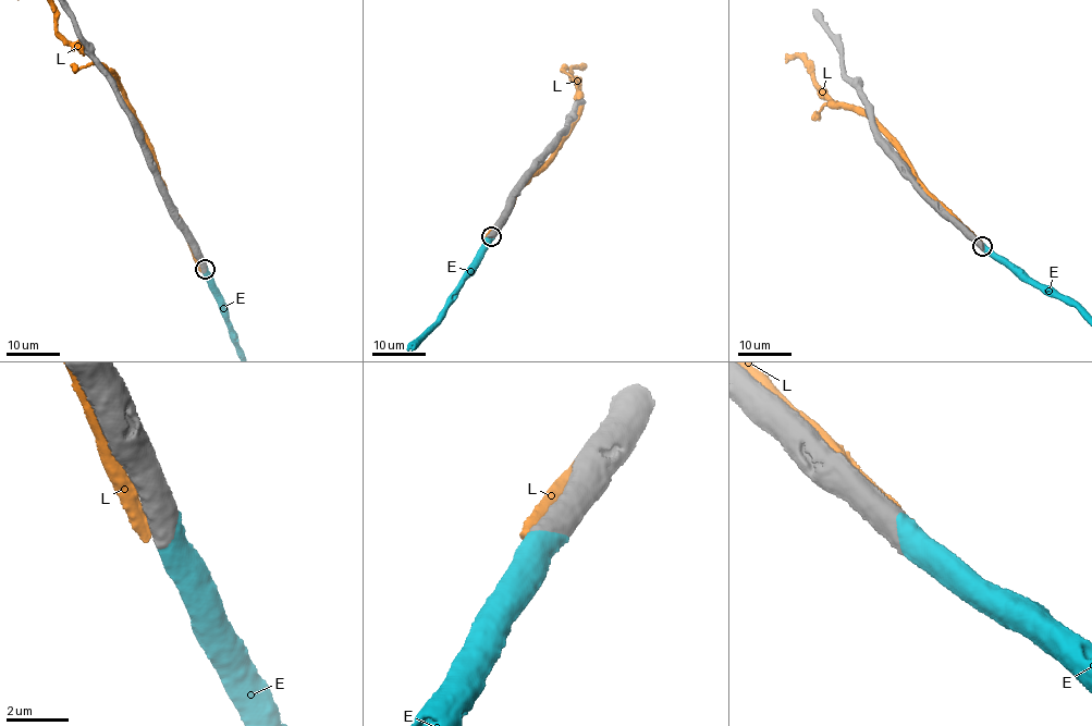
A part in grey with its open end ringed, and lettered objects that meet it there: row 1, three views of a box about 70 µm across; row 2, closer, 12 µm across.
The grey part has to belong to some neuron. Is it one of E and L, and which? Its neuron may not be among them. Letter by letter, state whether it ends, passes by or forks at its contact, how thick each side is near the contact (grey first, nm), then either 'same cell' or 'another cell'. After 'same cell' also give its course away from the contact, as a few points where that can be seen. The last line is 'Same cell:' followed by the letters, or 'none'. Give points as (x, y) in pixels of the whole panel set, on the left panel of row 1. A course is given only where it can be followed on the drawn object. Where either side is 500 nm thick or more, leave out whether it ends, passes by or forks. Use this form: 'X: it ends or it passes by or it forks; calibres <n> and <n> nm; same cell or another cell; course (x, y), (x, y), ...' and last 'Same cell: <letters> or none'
E: calibres 700 and 650 nm; same cell
L: calibres 650 and 550 nm; another cell
Same cell: E

